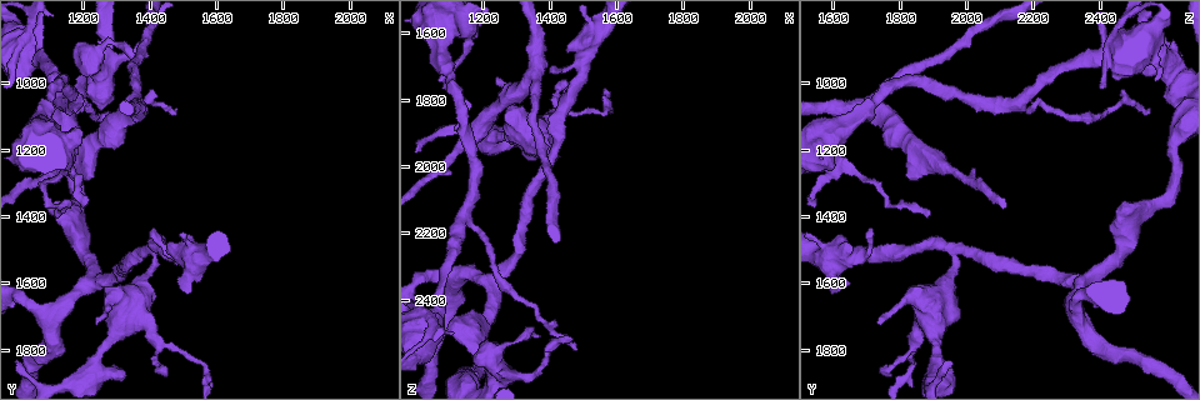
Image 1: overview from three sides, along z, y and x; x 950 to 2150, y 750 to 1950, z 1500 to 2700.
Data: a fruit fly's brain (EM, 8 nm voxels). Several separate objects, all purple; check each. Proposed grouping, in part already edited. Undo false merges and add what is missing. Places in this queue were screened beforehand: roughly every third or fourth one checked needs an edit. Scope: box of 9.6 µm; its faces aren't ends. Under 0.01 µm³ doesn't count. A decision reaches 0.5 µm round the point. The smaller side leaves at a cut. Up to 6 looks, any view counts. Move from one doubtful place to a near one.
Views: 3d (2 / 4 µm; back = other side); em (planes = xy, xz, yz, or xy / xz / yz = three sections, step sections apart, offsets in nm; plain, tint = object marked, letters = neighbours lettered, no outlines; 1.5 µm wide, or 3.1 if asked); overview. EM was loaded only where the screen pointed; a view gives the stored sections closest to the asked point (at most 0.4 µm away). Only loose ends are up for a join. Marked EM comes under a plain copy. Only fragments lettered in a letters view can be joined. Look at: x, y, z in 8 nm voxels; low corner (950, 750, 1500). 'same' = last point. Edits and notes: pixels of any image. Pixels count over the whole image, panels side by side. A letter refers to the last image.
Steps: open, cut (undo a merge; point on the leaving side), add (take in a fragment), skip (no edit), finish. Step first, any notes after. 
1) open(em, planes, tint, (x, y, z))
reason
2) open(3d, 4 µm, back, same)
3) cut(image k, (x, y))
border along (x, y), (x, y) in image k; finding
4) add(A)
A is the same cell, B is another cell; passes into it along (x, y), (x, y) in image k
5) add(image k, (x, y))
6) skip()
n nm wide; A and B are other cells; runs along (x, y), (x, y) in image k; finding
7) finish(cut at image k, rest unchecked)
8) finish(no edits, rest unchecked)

open(em, xz, step 4, tint, (1410, 1500, 1970))

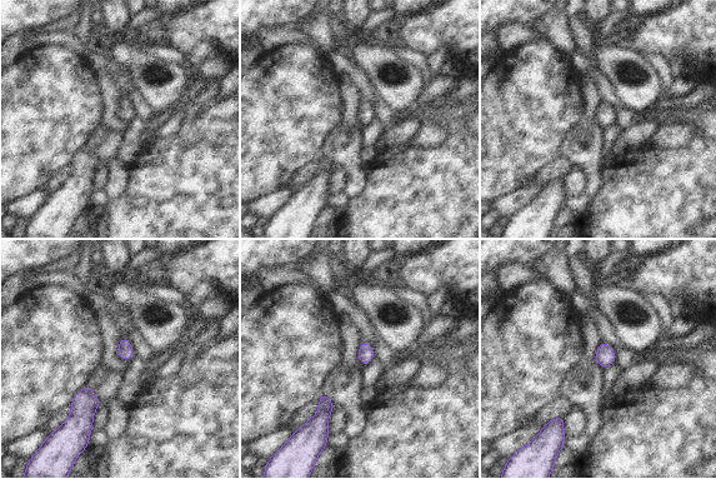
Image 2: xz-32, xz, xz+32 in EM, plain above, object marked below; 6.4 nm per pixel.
open(em, planes, letters, same)
cut it another way

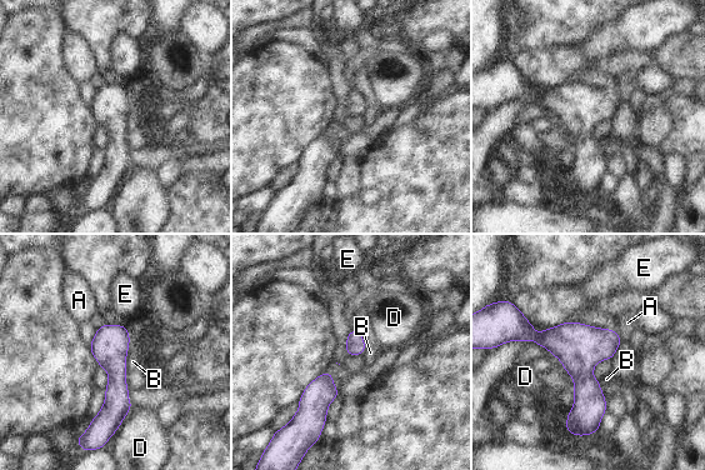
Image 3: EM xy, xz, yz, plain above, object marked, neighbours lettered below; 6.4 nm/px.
skip()
130 nm wide; A, B, D and E are other cells; runs along (524, 321), (580, 368), (585, 426) in image 3; continuous, no second neuron

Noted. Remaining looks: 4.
open(3d, 2 µm, (1120, 1260, 1970))
sudden change in width

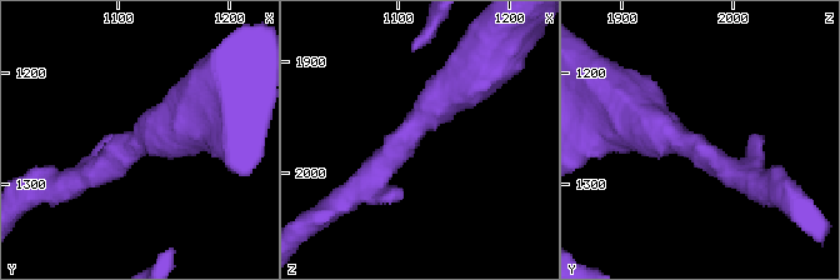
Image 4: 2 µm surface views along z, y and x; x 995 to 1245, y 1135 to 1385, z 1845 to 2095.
open(em, planes, letters, (1110, 1262, 1964))
arms of 220, 420 nm; shape alone is not enough

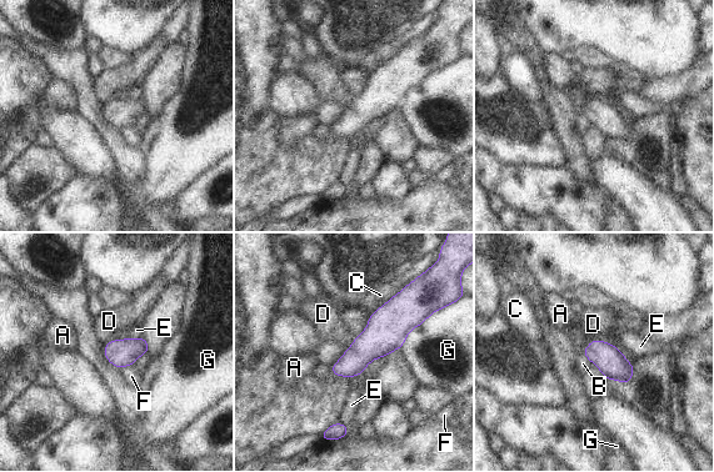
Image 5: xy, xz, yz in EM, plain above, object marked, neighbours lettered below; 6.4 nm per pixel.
skip()
G touches over 280 nm; A, B, C, D, E, F and G are other cells; all the same neuron

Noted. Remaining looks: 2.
open(3d, 4 µm, (1030, 850, 2460))
sharp bend

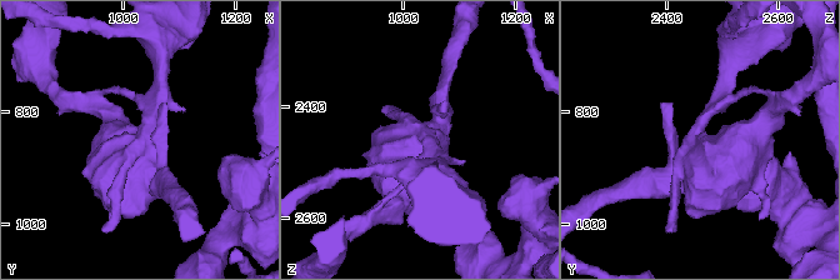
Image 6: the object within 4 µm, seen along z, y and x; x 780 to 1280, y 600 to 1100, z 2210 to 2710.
open(em, planes, letters, (1030, 855, 2465))

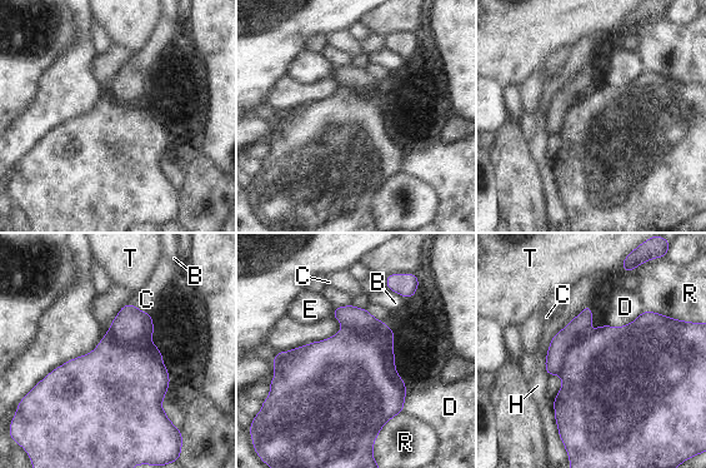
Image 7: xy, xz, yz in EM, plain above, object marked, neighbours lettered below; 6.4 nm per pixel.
cut(image 7, (561, 342))
B, C, D, E, H, R and T are other cells; the part that leaves runs along (587, 309), (560, 343), (550, 372) in image 7; a second neuron is stuck on

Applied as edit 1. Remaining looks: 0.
finish(cut at image 7, rest unchecked)

